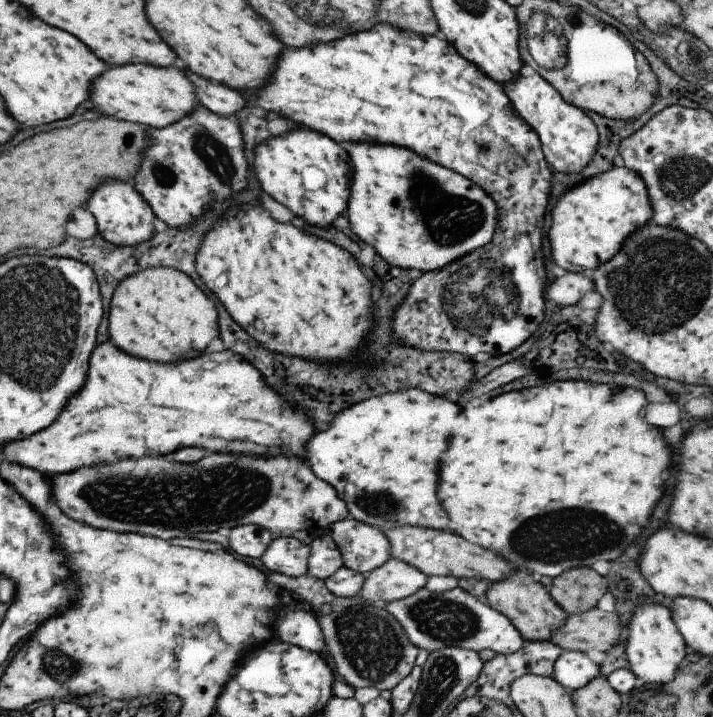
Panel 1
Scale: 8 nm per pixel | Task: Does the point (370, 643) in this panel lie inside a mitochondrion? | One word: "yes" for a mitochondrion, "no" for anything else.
yes

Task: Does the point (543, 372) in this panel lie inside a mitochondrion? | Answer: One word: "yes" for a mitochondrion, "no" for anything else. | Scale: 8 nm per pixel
no

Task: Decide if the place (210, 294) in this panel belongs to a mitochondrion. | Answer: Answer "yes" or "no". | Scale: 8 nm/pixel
no

